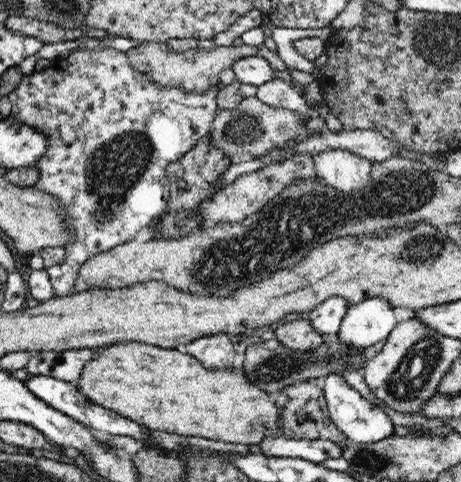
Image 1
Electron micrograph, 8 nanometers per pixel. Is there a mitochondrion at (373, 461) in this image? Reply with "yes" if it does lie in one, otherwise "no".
yes

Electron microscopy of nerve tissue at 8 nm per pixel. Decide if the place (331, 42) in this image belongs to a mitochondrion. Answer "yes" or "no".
no

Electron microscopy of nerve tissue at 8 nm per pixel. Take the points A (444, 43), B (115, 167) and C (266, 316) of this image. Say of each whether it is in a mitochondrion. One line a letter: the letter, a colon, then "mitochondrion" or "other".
A: mitochondrion
B: mitochondrion
C: other

